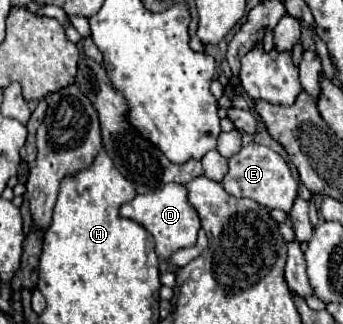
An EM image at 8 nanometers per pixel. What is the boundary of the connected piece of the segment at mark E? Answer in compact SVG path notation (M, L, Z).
M249 143L229 159L229 171L223 177L221 185L233 197L249 197L267 209L283 209L285 213L291 211L295 199L299 197L299 183L291 175L287 161L261 143Z

